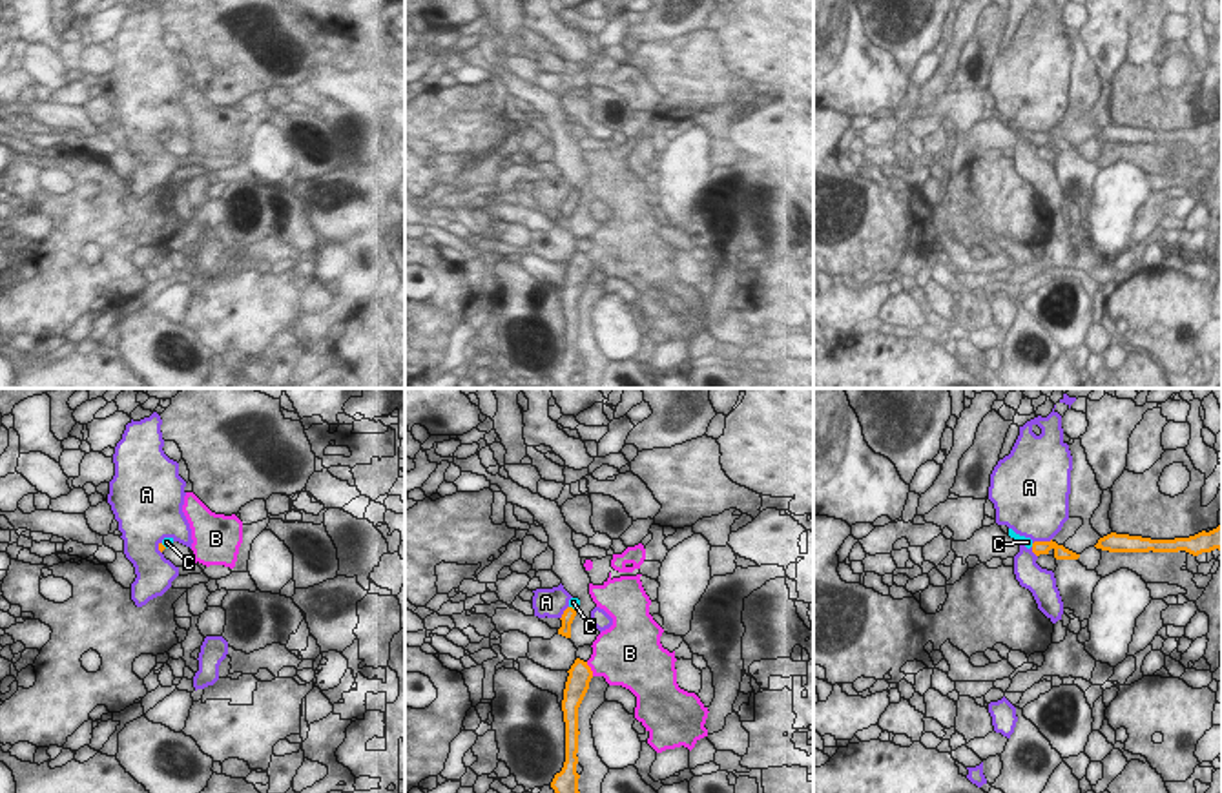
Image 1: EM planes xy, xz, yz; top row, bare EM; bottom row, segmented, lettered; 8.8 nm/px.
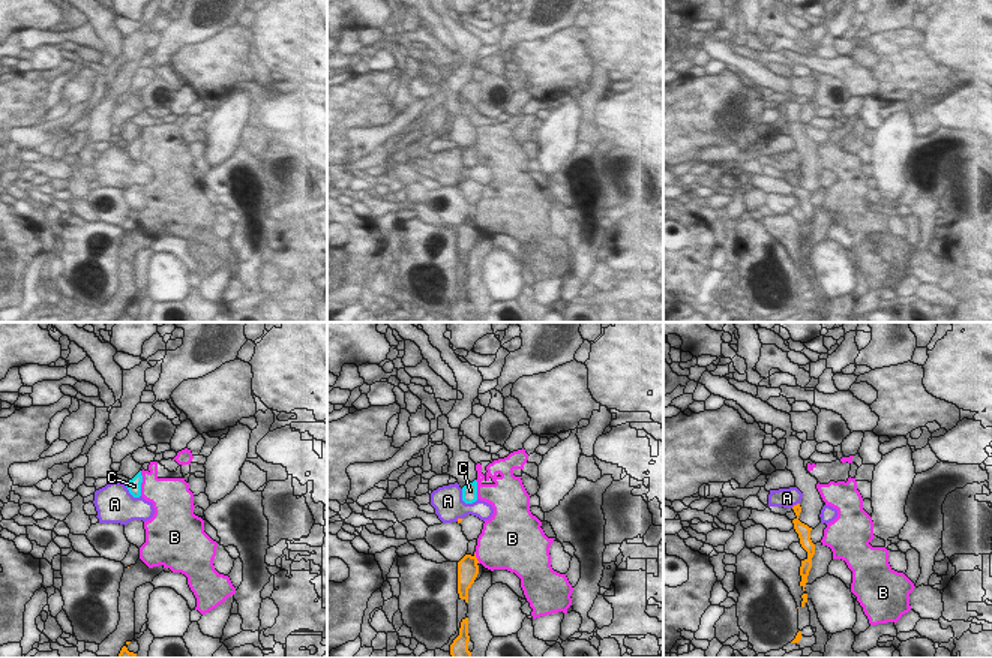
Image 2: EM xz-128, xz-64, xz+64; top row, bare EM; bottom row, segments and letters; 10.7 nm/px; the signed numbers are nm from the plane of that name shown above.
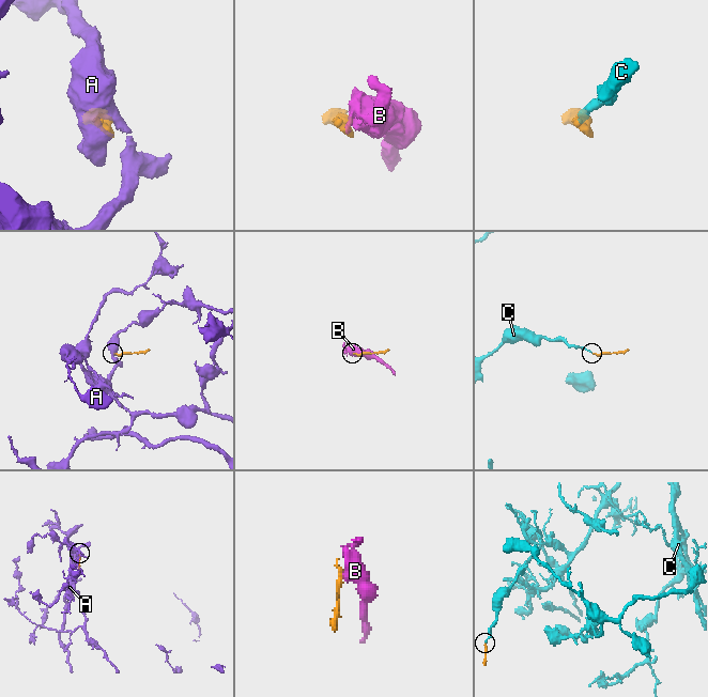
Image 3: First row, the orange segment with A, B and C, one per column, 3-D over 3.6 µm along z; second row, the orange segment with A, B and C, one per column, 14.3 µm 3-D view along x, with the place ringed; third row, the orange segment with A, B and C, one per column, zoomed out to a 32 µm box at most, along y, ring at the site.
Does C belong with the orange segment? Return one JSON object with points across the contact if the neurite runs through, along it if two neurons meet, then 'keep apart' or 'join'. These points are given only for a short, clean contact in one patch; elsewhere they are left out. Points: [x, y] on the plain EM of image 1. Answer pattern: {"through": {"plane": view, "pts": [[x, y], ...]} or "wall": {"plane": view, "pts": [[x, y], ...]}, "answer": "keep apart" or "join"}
{"through": {"plane": "xz", "pts": [[569, 205], [571, 199], [573, 194]]}, "answer": "join"}

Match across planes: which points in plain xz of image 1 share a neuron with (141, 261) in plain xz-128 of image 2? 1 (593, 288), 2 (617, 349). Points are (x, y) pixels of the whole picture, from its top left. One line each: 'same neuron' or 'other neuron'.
1: same neuron
2: other neuron

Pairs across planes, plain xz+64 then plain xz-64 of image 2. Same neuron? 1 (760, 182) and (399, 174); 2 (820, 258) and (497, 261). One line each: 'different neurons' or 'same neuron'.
1: same neuron
2: same neuron

